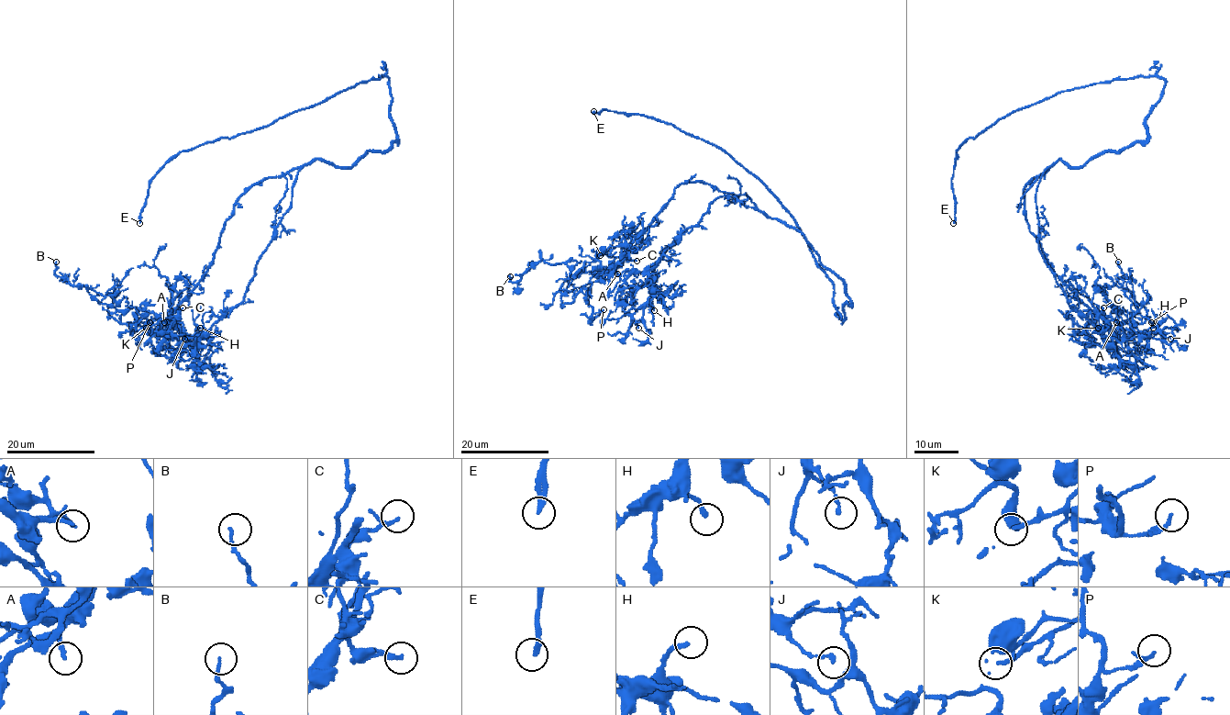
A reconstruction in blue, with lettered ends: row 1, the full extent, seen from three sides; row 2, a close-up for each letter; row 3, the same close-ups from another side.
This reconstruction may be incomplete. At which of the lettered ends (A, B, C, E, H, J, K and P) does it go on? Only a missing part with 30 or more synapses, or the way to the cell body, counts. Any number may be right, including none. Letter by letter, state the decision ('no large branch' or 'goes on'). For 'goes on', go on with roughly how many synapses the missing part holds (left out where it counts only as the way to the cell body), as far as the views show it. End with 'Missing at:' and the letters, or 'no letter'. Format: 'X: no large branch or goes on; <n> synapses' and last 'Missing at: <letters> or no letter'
A: goes on; 35 synapses
B: no large branch
C: no large branch
E: goes on; 800 synapses
H: goes on; 30 synapses
J: no large branch
K: goes on; 80 synapses
P: no large branch
Missing at: A, E, H, K

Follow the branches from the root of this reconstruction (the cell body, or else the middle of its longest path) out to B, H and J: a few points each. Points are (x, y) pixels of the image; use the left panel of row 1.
B: (379, 151), (253, 184), (165, 319), (117, 309), (56, 262)
H: (379, 151), (351, 167), (308, 162), (243, 300), (198, 341), (200, 328)
J: (379, 151), (351, 167), (308, 162), (243, 300), (198, 341), (179, 331), (184, 339)

